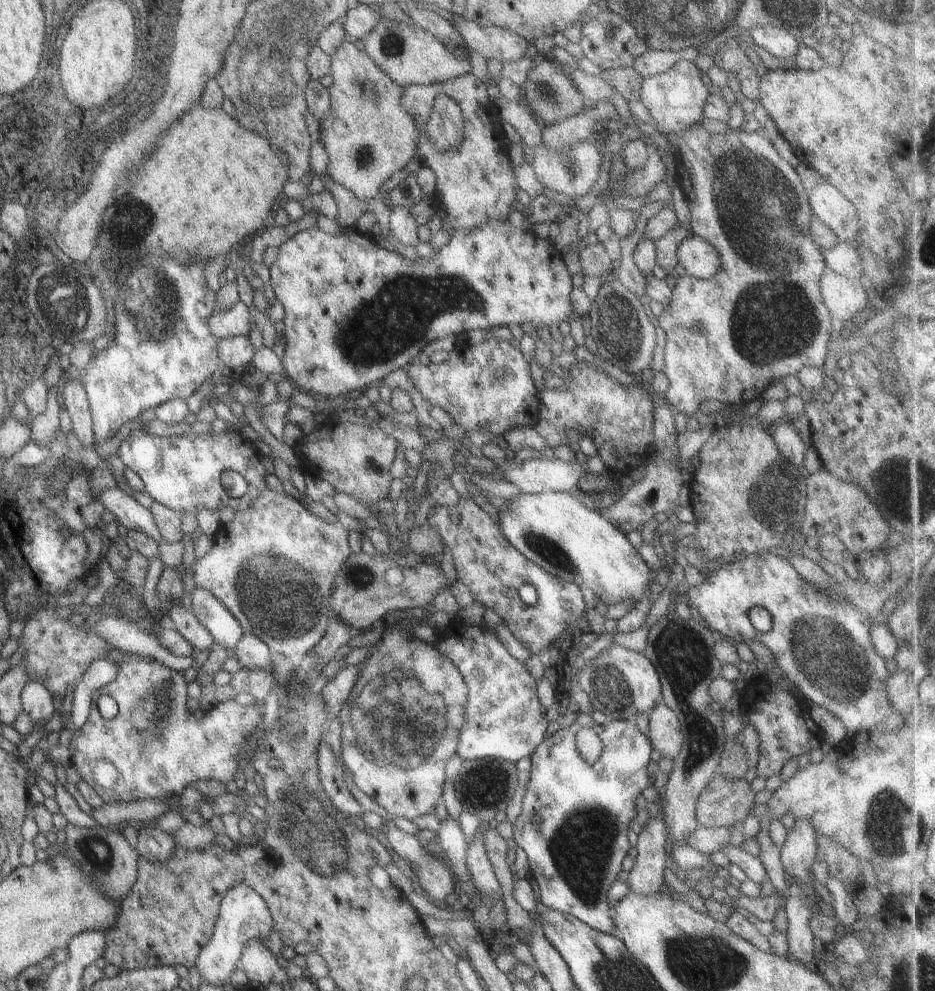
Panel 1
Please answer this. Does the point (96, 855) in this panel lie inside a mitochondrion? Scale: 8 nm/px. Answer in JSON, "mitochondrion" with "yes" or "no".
{"mitochondrion":"yes"}

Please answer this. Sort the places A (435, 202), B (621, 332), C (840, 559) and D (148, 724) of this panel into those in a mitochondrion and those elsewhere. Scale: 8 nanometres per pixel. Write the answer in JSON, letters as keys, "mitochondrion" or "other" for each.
{"A":"other","B":"mitochondrion","C":"other","D":"mitochondrion"}

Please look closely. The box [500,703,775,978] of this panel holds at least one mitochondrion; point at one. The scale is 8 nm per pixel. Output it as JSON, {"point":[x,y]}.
{"point":[581,849]}

